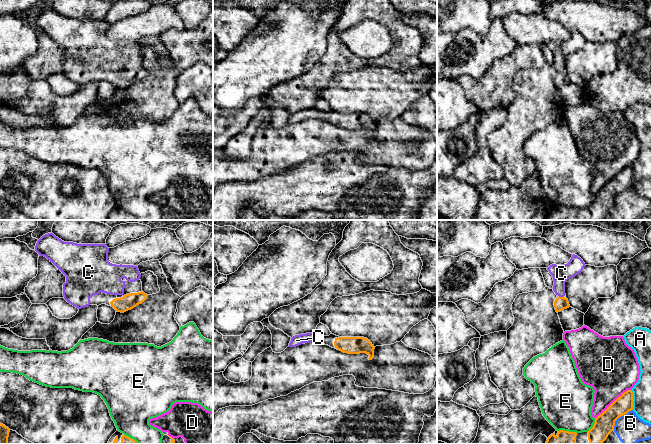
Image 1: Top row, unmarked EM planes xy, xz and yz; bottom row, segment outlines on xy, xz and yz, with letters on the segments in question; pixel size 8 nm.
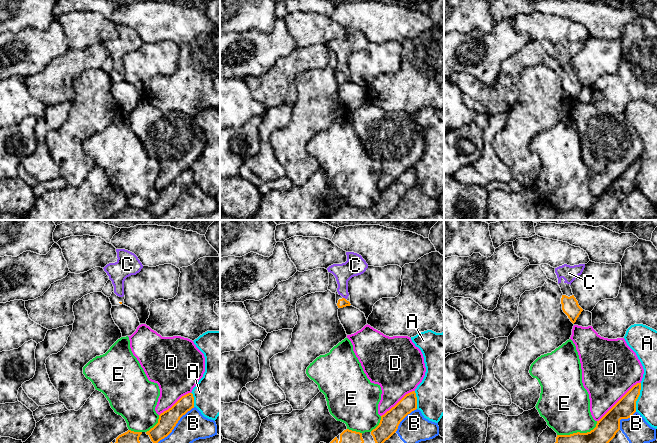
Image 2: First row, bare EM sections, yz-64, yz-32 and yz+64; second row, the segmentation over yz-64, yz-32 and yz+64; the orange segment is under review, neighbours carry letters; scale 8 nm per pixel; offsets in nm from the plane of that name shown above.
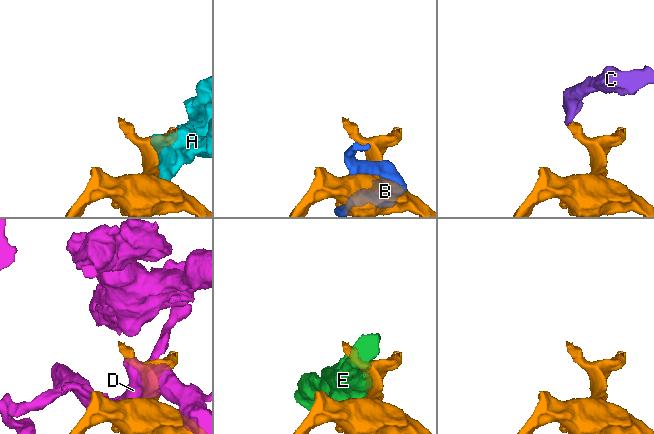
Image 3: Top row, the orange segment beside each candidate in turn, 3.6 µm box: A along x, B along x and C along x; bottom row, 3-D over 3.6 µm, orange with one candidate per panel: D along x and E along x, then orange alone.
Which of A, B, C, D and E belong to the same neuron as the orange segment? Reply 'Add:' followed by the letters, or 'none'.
Add: C

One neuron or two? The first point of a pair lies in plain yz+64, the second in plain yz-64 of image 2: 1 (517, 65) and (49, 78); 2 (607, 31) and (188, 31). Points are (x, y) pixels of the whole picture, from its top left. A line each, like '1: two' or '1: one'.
1: one
2: one

